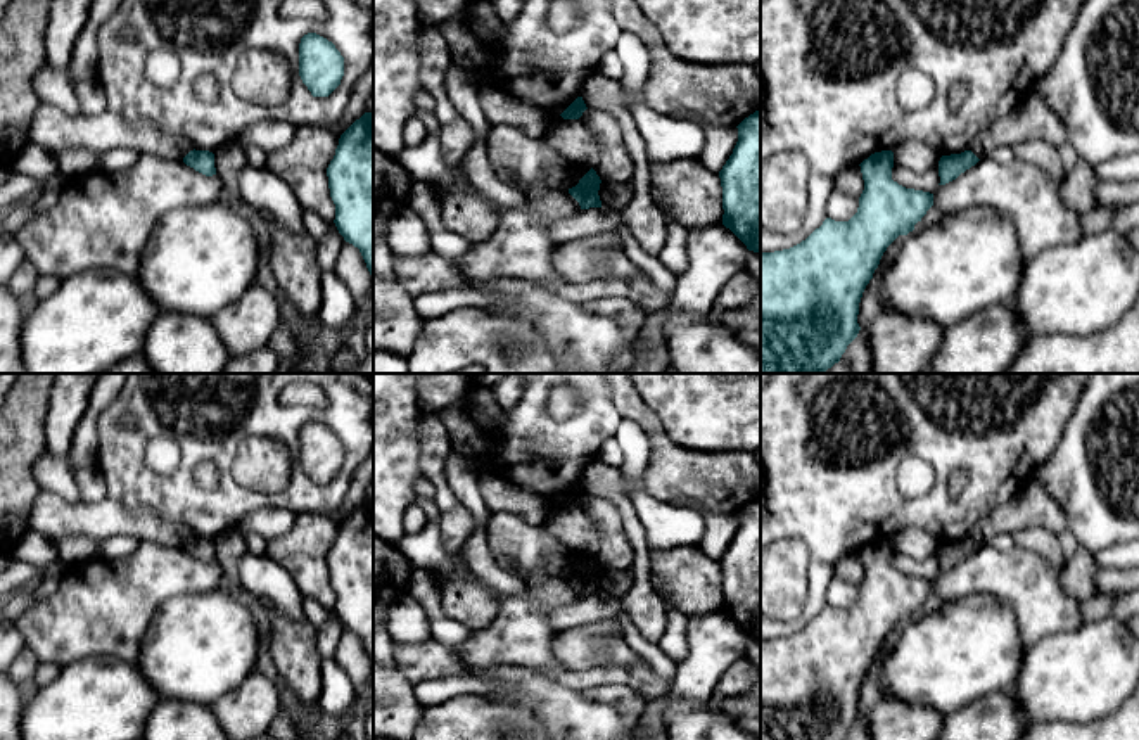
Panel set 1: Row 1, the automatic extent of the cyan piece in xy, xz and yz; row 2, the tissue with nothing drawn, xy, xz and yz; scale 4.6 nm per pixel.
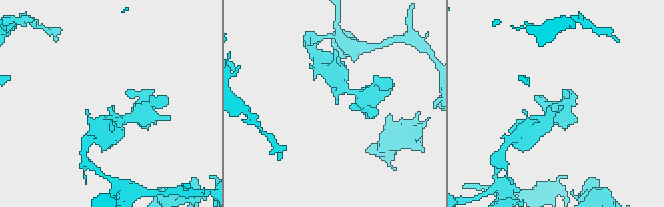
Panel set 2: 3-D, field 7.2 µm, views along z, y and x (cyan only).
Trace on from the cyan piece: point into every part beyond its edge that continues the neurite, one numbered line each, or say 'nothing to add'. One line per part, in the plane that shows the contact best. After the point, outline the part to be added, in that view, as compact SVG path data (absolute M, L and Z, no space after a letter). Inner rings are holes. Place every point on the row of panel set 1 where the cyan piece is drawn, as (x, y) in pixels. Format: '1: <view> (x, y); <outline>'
nothing to add

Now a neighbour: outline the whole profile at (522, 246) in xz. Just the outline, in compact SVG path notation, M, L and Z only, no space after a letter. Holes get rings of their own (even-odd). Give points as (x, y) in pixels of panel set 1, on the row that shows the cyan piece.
M461 163L453 178L430 185L441 204L455 194L475 194L500 214L494 239L474 247L456 266L460 284L498 277L563 282L555 270L555 252L560 244L553 240L550 228L555 221L576 218L582 211L567 190L548 188L541 197L527 199L524 207L503 207L472 185Z

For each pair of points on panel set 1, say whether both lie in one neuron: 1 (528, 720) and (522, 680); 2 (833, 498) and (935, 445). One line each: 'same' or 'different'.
1: different
2: same

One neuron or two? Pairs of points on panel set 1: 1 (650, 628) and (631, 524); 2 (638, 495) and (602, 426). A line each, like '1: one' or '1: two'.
1: one
2: two

